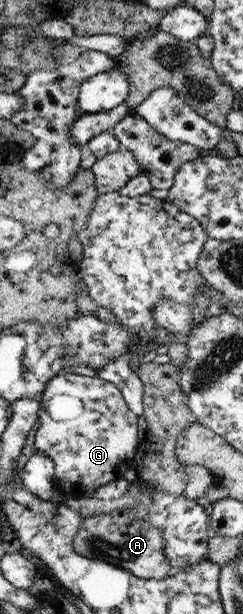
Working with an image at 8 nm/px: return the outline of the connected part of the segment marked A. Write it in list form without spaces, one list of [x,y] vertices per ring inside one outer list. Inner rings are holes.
[[[130,508],[122,512],[115,510],[84,518],[79,533],[73,538],[73,547],[78,554],[122,566],[137,577],[154,580],[162,580],[175,574],[164,546],[166,539],[162,527],[145,520],[140,521]]]

